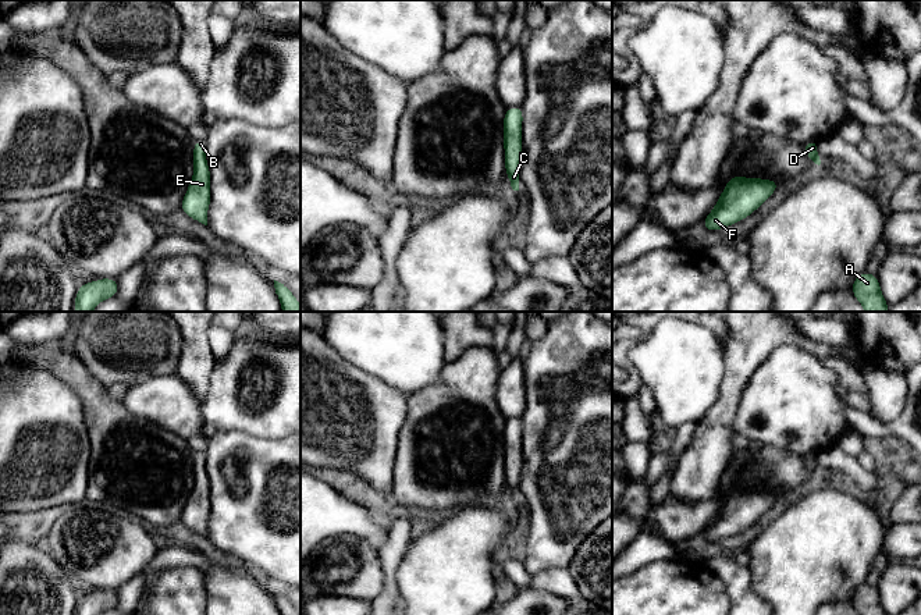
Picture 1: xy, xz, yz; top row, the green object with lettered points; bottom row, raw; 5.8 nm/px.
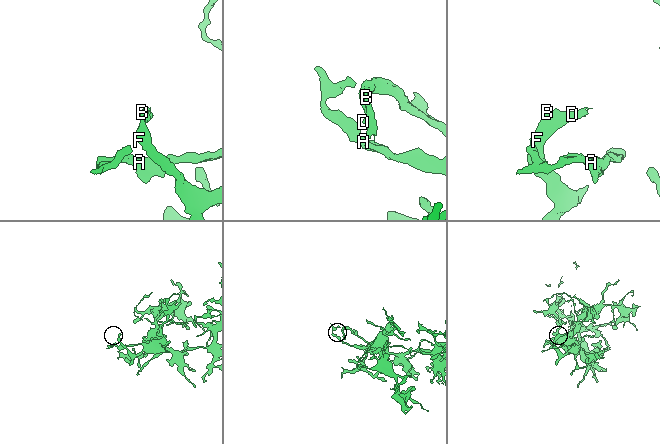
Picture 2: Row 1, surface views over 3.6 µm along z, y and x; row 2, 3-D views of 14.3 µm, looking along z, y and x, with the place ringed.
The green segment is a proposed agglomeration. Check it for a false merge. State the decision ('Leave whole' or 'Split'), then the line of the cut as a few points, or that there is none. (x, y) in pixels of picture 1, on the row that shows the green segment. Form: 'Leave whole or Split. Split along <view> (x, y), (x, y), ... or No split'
Leave whole. No split

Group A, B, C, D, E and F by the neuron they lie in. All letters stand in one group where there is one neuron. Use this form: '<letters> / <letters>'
A B C D E F

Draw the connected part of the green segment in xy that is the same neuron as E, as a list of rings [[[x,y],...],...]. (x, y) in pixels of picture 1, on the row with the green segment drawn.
[[[193,141],[193,177],[182,199],[181,210],[195,221],[207,225],[210,206],[210,168],[206,160],[206,141]]]

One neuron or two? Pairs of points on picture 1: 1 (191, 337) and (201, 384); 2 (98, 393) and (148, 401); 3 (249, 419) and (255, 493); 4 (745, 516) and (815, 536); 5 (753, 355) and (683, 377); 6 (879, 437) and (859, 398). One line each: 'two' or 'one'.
1: one
2: two
3: two
4: two
5: two
6: two

